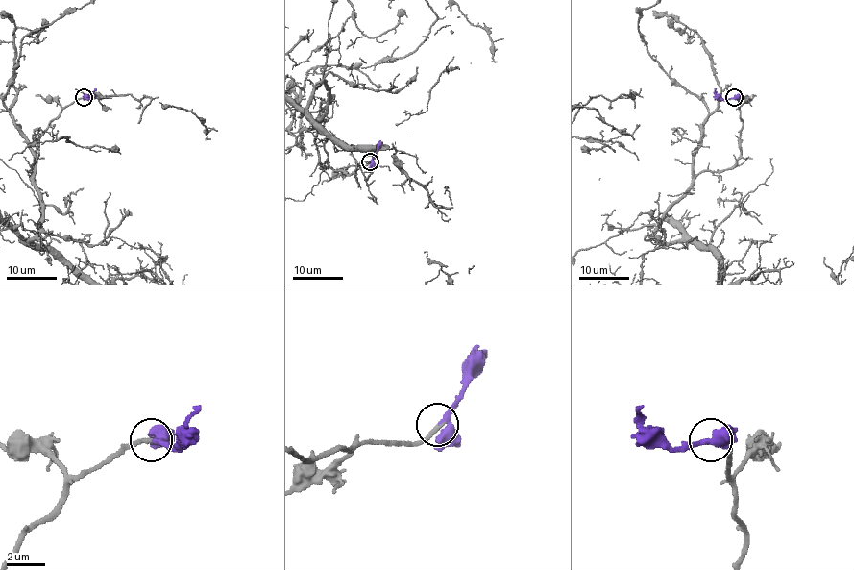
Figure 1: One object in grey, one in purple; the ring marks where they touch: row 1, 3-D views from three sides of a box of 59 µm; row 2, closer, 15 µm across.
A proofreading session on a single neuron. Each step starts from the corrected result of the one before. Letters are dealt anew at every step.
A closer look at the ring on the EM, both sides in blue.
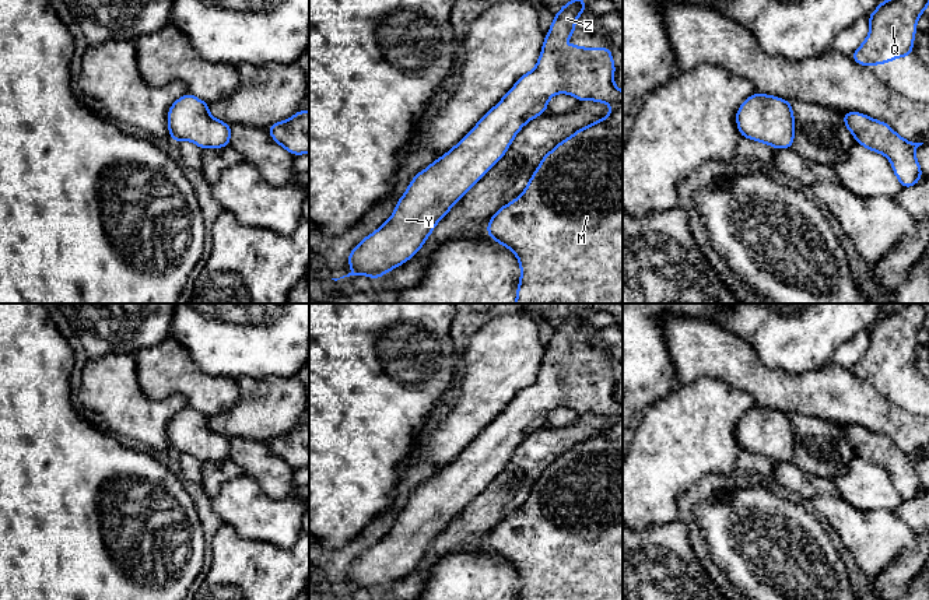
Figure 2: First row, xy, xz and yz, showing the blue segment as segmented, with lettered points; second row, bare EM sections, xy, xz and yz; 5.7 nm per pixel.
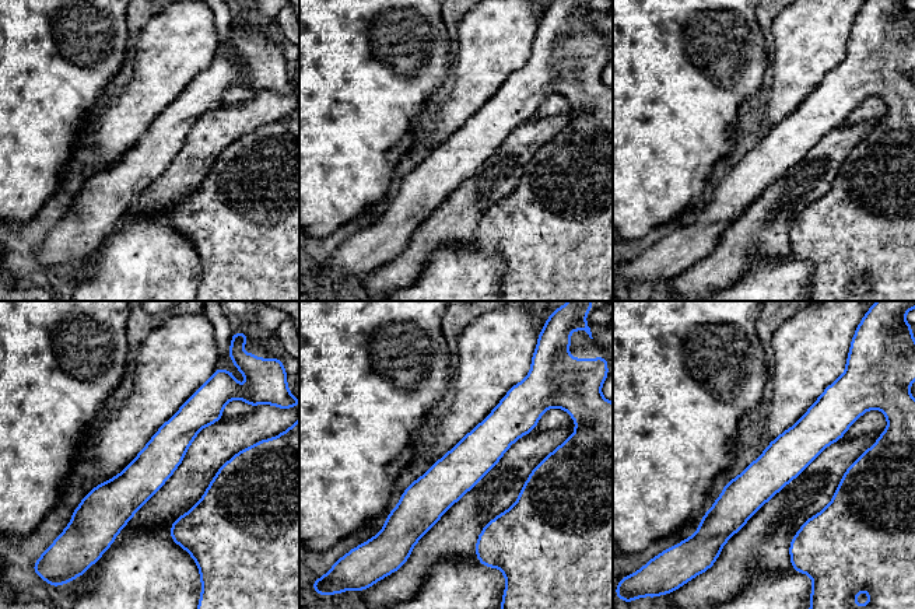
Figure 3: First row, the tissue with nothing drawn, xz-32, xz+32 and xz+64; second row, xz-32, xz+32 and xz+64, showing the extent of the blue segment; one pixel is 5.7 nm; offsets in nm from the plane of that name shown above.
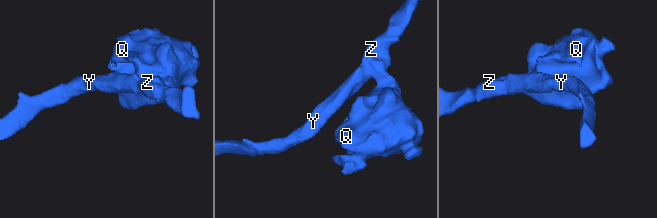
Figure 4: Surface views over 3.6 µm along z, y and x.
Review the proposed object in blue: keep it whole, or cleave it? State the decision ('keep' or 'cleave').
keep

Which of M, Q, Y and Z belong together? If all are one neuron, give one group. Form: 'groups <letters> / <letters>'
groups M Q Y Z

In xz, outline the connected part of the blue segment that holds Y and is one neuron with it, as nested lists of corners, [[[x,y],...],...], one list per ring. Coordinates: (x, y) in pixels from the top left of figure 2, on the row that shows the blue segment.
[[[571,0],[569,3],[562,6],[562,8],[555,14],[548,34],[546,35],[541,46],[541,55],[537,60],[536,67],[522,76],[518,83],[505,94],[505,97],[491,110],[488,110],[452,150],[449,150],[446,154],[444,154],[441,158],[434,161],[430,166],[427,166],[413,178],[406,193],[397,200],[396,208],[390,218],[375,232],[364,238],[351,250],[347,260],[353,271],[340,278],[362,274],[376,280],[395,267],[410,260],[421,249],[425,239],[432,234],[434,227],[446,215],[446,213],[458,203],[458,200],[464,196],[464,193],[469,192],[504,157],[518,131],[529,120],[546,112],[547,103],[553,95],[562,92],[575,97],[579,102],[597,101],[609,103],[613,109],[606,117],[579,129],[572,136],[555,145],[548,154],[546,154],[537,169],[533,172],[523,193],[511,203],[501,207],[492,215],[492,218],[487,224],[487,234],[491,239],[511,249],[519,260],[522,273],[515,303],[623,303],[623,91],[618,90],[613,83],[616,66],[613,63],[610,48],[581,48],[578,45],[567,45],[567,48],[564,49],[560,43],[564,39],[572,38],[576,27],[575,18],[581,14],[585,14],[585,0]]]

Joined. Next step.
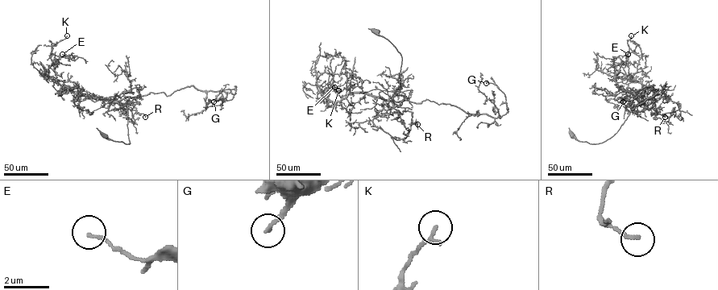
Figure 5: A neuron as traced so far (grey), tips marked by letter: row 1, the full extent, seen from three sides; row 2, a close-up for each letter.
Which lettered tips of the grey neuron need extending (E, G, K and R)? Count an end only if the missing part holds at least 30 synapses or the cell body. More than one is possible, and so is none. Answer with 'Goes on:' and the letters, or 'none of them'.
Goes on: none of them

